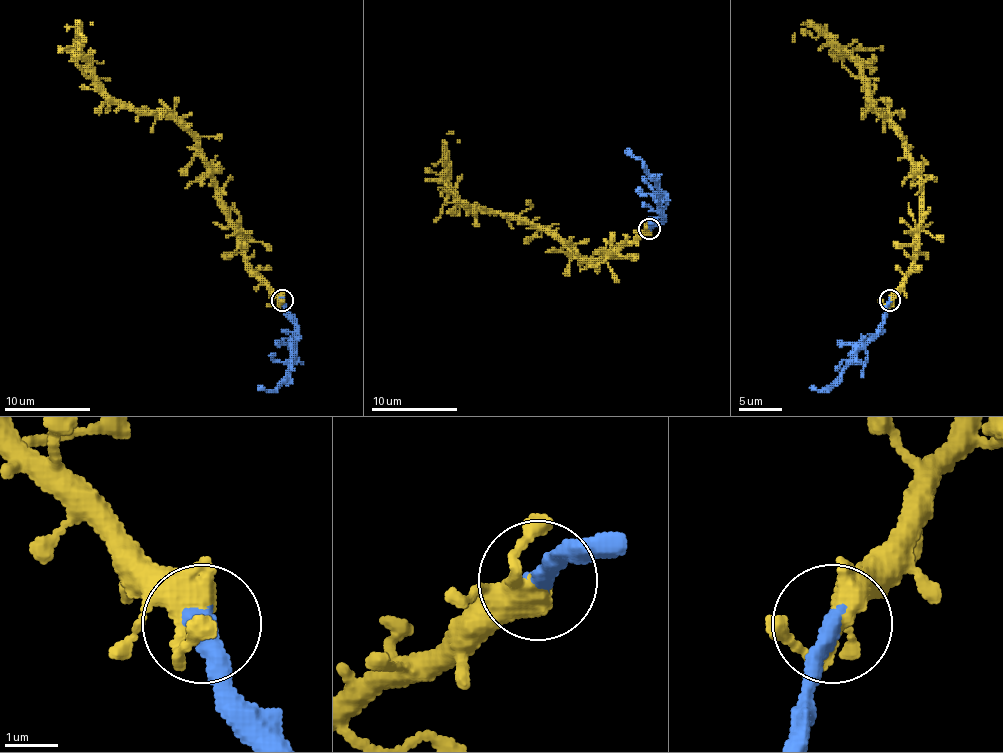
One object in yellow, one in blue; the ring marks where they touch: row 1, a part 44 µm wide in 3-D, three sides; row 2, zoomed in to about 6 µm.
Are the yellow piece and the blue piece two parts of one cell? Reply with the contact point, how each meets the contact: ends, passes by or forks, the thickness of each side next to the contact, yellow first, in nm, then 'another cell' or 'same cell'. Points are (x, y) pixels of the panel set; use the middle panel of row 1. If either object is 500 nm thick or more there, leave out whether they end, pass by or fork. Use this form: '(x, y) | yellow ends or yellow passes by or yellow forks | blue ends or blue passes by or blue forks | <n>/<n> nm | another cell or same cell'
(649, 229) | yellow forks | blue ends | 340/400 nm | same cell

